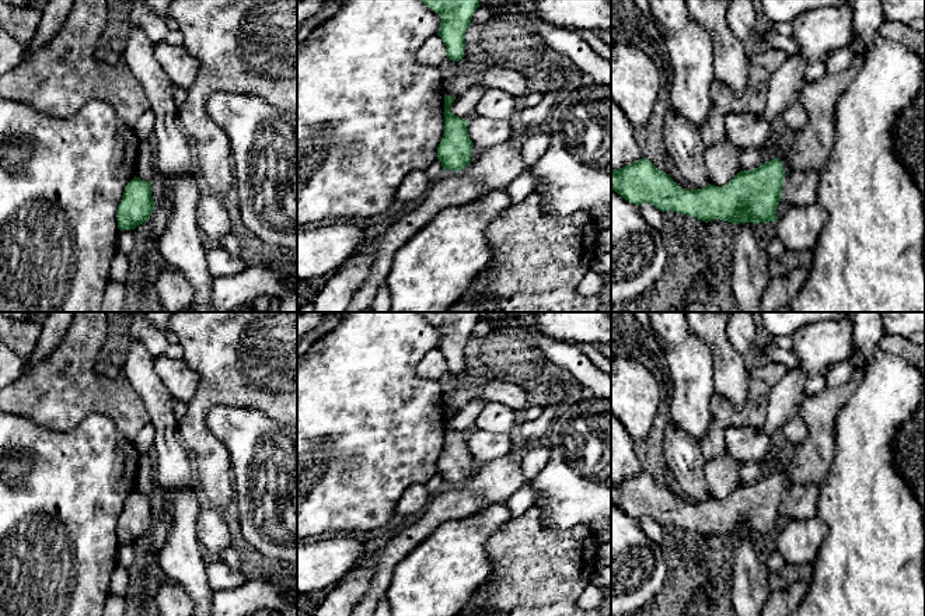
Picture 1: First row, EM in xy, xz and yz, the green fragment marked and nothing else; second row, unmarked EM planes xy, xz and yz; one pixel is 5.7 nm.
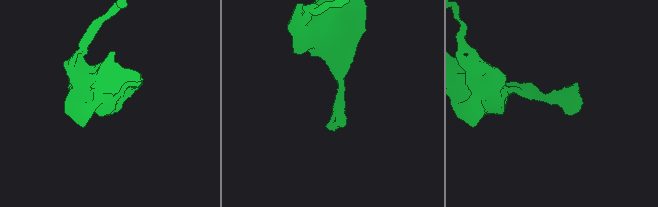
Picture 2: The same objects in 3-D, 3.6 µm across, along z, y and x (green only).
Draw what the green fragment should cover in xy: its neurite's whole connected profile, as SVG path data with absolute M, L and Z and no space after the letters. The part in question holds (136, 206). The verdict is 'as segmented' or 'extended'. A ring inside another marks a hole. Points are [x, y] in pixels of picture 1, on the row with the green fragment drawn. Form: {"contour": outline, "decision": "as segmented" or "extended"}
{"contour": "M133 178L125 188L118 206L118 228L135 230L146 223L154 210L156 202L151 197L151 182Z", "decision": "as segmented"}

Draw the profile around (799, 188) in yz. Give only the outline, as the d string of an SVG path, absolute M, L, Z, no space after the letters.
M793 171L783 179L782 199L785 199L790 207L817 203L818 181L820 174L817 171Z

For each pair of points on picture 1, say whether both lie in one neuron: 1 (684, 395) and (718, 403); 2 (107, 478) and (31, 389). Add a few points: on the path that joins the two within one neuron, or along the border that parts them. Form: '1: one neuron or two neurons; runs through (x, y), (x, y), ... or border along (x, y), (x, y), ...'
1: two neurons; border along (714, 394), (709, 402), (709, 423), (705, 433)
2: two neurons; border along (94, 412), (63, 431), (48, 430), (34, 423)

